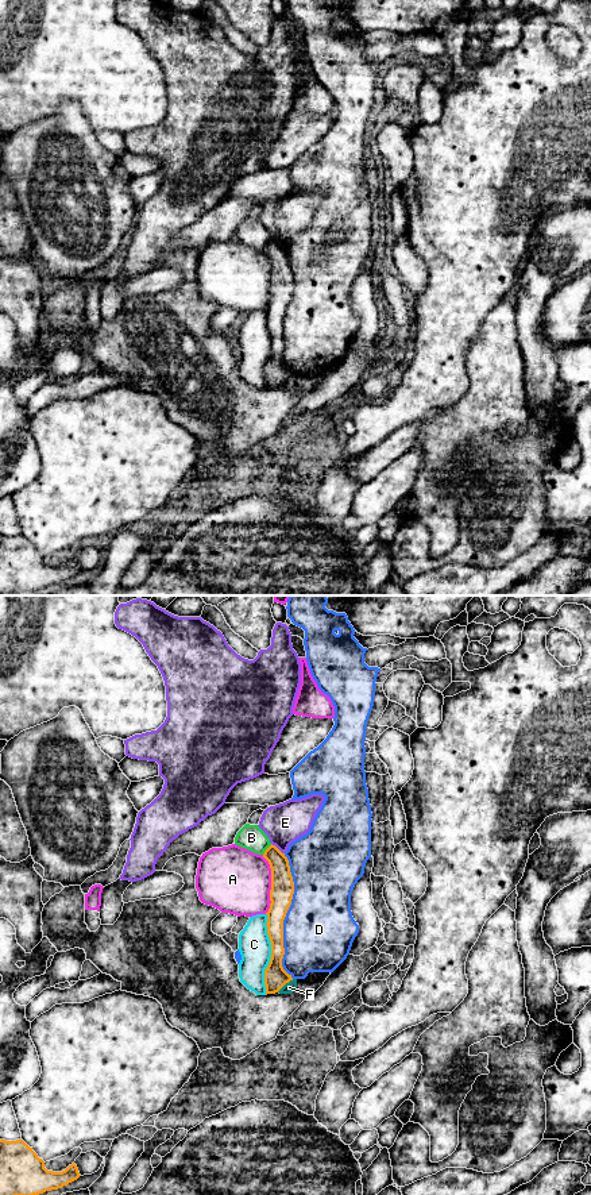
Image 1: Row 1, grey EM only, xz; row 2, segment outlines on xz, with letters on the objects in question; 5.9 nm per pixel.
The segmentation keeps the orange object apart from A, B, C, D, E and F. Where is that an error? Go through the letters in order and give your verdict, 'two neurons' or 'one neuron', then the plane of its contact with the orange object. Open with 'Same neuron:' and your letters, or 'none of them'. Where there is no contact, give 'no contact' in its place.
Same neuron: none of them
A: two neurons; meets orange in xz
B: two neurons; meets orange in xz
C: two neurons; meets orange in xz
D: two neurons; meets orange in xz
E: two neurons; meets orange in xz
F: two neurons; meets orange in xz

